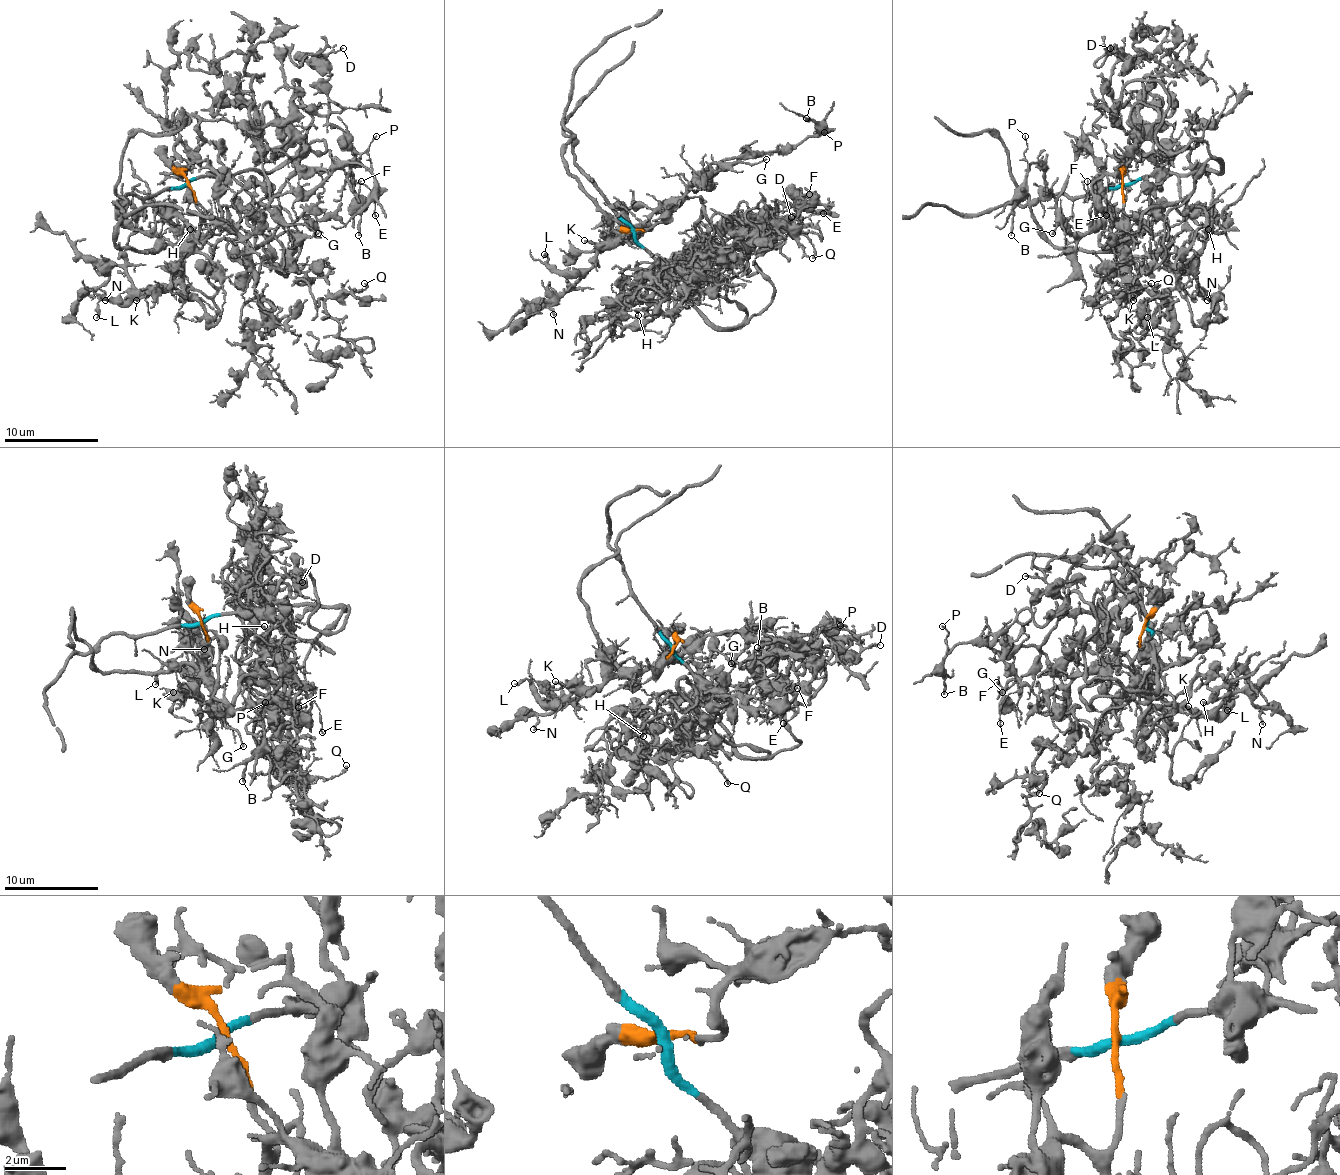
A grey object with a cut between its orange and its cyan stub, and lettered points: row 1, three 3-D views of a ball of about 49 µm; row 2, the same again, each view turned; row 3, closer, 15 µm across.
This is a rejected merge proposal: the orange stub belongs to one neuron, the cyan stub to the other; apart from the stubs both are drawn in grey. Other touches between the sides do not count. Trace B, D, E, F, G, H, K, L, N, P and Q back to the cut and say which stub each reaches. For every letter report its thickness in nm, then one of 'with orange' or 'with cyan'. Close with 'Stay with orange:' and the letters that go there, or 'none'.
B: 200 nm | with orange
D: 120 nm | with cyan
E: 110 nm | with cyan
F: 130 nm | with cyan
G: 130 nm | with orange
H: 150 nm | with cyan
K: 160 nm | with orange
L: 240 nm | with orange
N: 160 nm | with orange
P: 120 nm | with orange
Q: 180 nm | with cyan
Stay with orange: B, G, K, L, N, P

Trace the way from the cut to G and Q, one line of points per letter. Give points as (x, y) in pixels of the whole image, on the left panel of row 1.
G: (187, 183), (201, 218), (220, 218), (241, 234), (251, 234), (265, 211), (319, 232)
Q: (187, 183), (227, 173), (265, 206), (262, 263), (281, 267), (293, 234), (317, 305), (364, 284)

